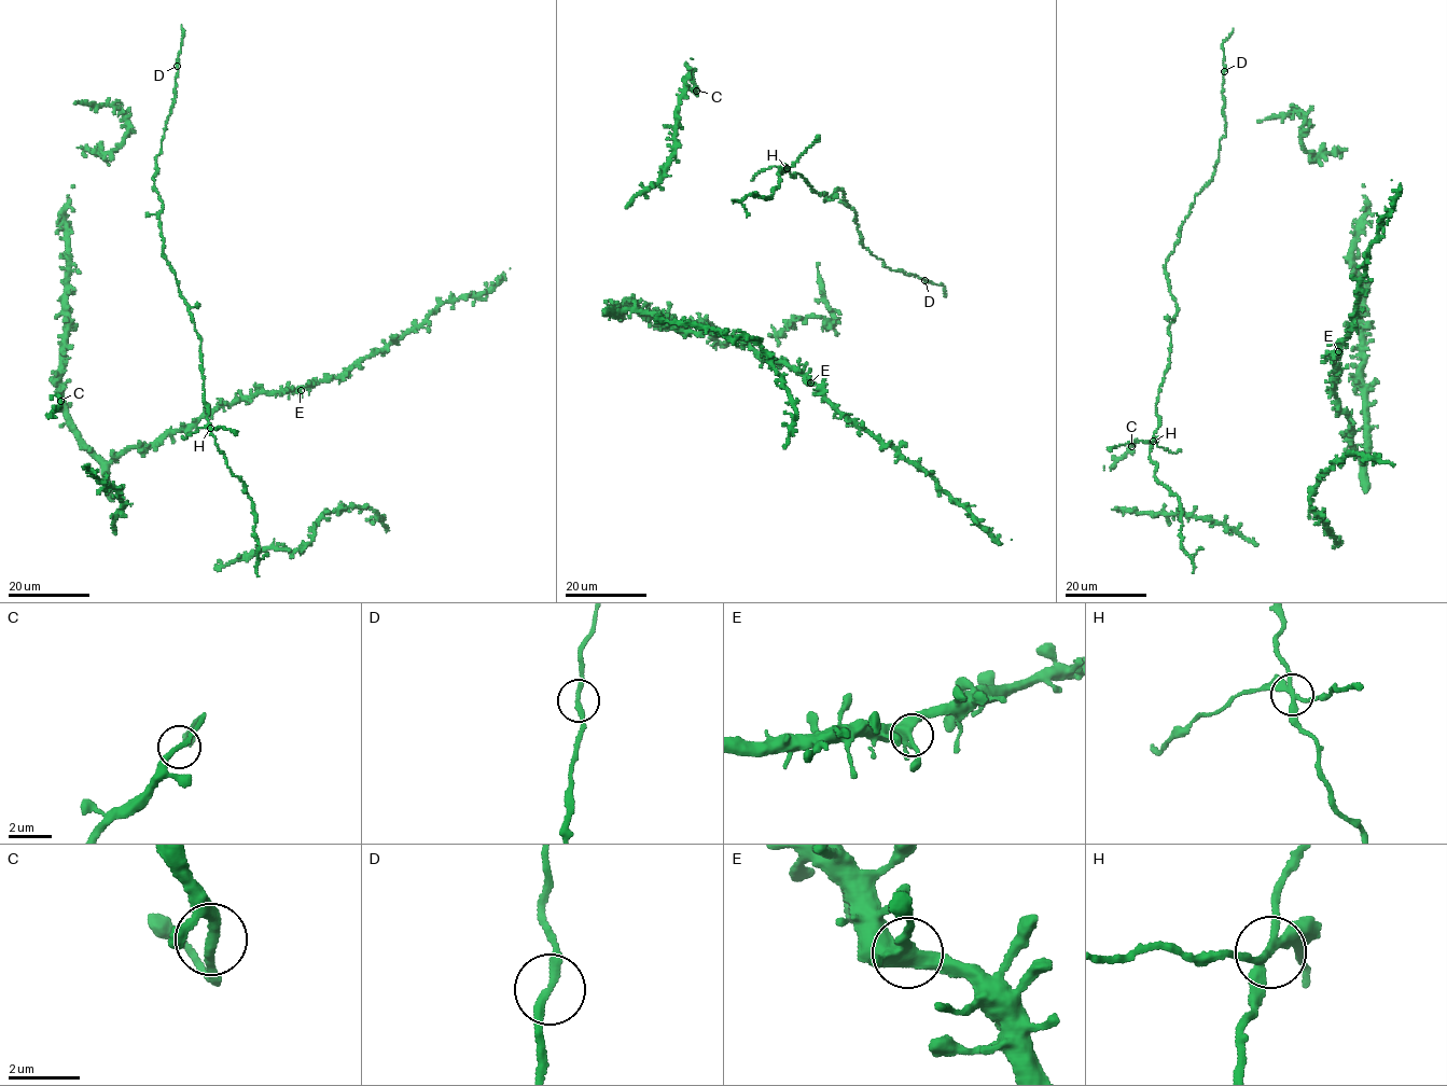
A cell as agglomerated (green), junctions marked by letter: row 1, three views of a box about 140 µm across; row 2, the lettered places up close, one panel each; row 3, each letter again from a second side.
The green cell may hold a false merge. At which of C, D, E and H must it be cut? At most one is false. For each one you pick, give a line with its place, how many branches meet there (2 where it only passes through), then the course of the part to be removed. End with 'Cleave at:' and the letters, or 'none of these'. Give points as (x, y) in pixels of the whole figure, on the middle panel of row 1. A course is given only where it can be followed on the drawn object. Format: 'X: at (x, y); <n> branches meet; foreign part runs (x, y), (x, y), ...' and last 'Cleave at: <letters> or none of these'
H: at (787, 168); 4 branches meet; foreign part runs (787, 167), (817, 141), (816, 136)
Cleave at: H

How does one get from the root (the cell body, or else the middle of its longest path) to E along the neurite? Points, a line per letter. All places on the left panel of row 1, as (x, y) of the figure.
E: (64, 219), (63, 405), (78, 440), (101, 461), (189, 429), (225, 404), (261, 392), (301, 390)

